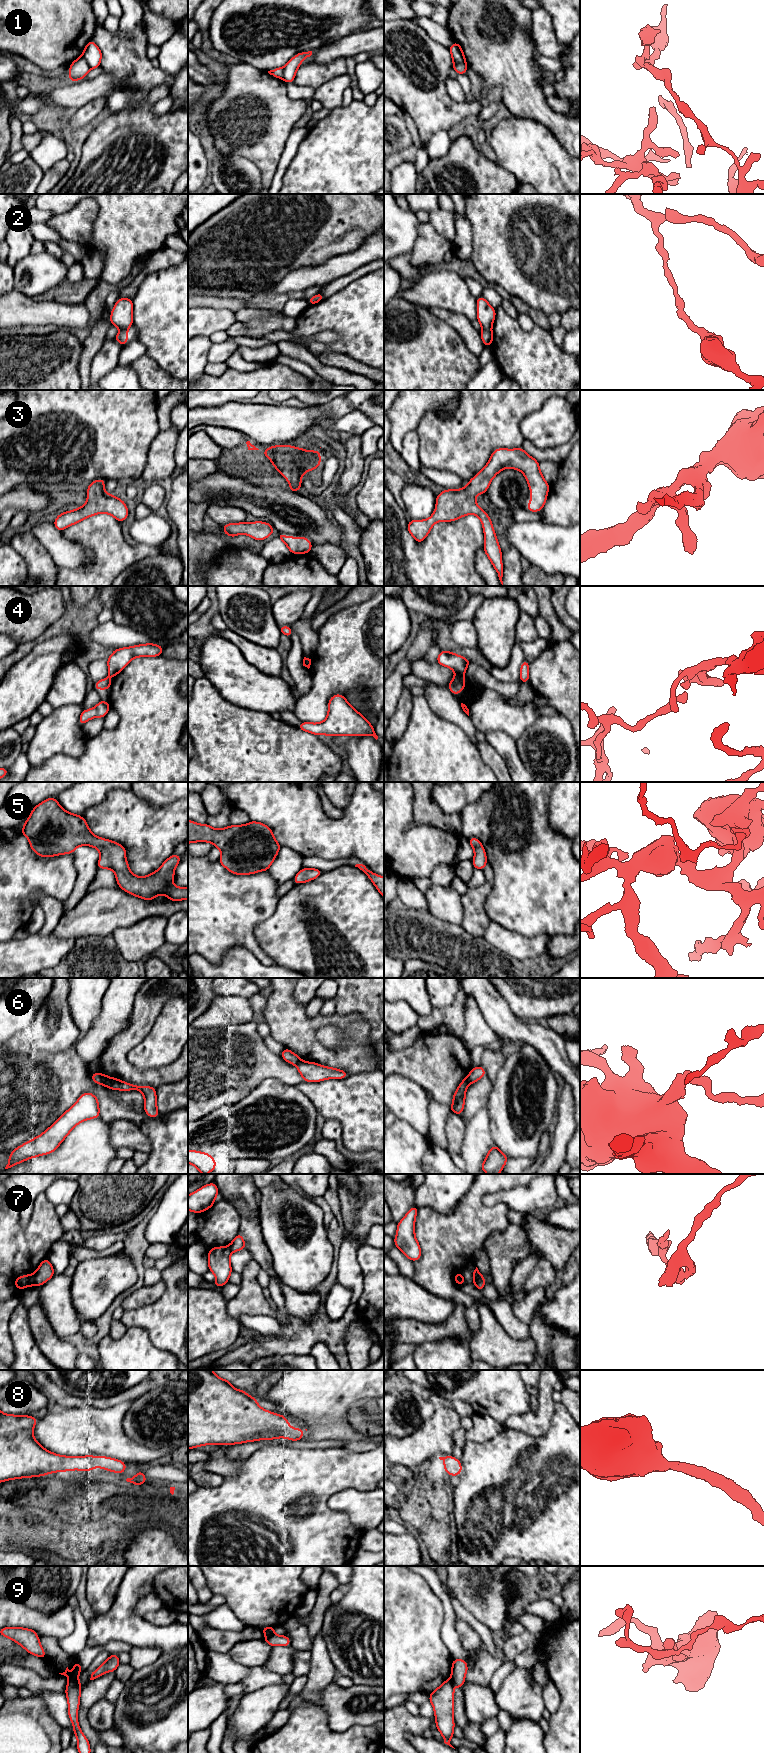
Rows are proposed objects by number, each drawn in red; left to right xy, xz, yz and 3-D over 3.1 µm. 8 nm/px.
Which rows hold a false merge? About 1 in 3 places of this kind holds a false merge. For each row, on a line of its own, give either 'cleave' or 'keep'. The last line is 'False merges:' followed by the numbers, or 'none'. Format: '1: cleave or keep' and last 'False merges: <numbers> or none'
1: cleave
2: cleave
3: keep
4: cleave
5: keep
6: cleave
7: cleave
8: keep
9: cleave
False merges: 1, 2, 4, 6, 7, 9

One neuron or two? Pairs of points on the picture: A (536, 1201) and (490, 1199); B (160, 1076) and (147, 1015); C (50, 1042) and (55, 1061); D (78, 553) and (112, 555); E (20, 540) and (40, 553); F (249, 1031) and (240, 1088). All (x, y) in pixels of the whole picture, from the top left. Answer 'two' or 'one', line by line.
A: one
B: one
C: two
D: two
E: one
F: one

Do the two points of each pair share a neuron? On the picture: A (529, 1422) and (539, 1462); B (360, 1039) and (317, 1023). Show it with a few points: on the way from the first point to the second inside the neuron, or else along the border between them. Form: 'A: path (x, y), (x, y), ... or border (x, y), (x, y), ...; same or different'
A: border (551, 1422), (548, 1430), (538, 1436), (511, 1428); different
B: path (349, 1028), (341, 1021), (328, 1021); same

